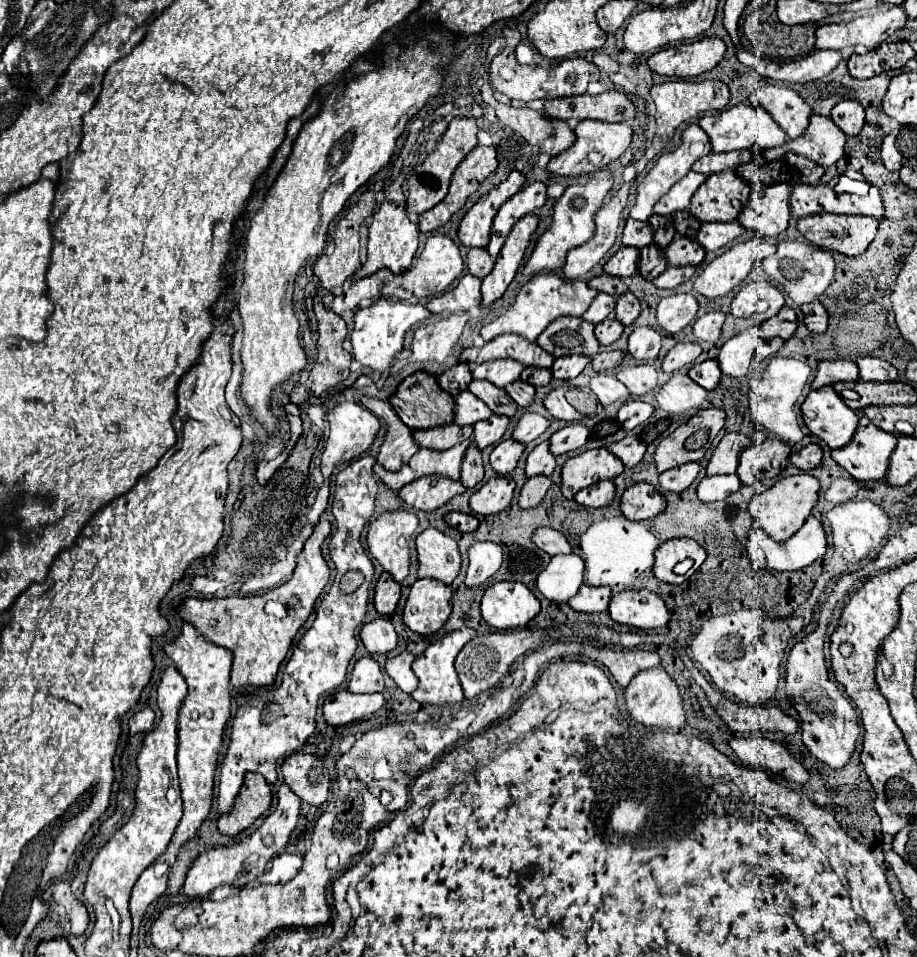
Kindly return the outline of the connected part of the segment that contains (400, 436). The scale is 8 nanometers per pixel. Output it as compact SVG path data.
M362 397L360 401L368 411L372 411L376 417L384 419L388 425L388 433L378 451L376 461L388 471L400 471L400 467L406 465L420 449L412 437L412 429L402 423L402 419L392 411L390 403L372 399L372 397Z

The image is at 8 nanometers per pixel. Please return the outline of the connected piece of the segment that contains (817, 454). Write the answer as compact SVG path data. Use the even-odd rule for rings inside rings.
M810 443L810 445L806 445L802 451L794 453L794 455L790 457L790 461L792 461L798 469L802 469L802 471L816 469L816 467L820 465L820 461L822 461L822 449L820 449L820 445Z

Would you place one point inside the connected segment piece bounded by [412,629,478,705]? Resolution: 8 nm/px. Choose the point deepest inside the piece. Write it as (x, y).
(439, 685)

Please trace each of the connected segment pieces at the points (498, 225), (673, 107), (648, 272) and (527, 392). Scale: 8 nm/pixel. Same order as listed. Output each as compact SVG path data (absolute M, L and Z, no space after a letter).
M532 183L522 187L514 197L510 197L500 211L496 213L496 219L492 223L492 233L490 233L490 243L488 243L488 253L492 255L492 259L496 259L498 251L502 249L510 229L514 227L514 223L532 213L534 209L542 207L546 203L546 185L544 183Z
M718 79L700 81L700 83L696 83L696 81L664 81L664 83L656 83L650 89L650 97L654 101L654 105L656 105L656 135L654 135L652 147L646 151L646 155L644 155L644 159L640 163L648 163L652 157L656 157L662 151L662 147L674 137L674 131L678 129L678 125L682 125L684 121L696 117L698 113L720 111L730 101L728 87Z
M648 245L642 247L640 251L640 263L638 263L638 273L644 275L644 279L656 279L668 265L664 249L656 247L656 245Z
M514 381L514 383L510 383L510 385L506 385L504 387L506 389L506 393L520 405L520 407L528 407L530 403L532 403L532 399L534 399L534 387L530 385L530 383L524 383L524 381Z

